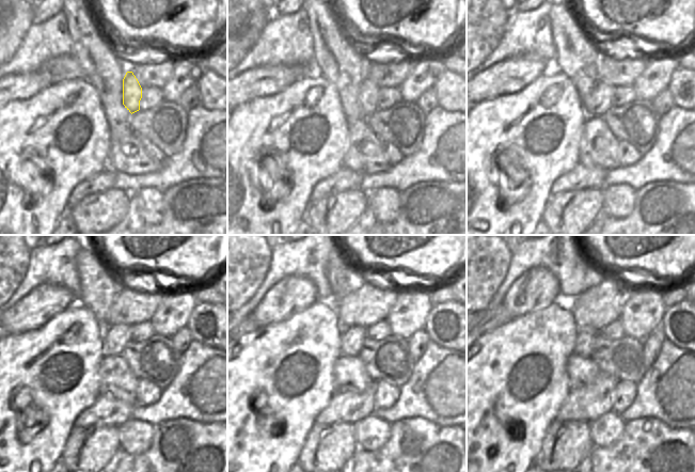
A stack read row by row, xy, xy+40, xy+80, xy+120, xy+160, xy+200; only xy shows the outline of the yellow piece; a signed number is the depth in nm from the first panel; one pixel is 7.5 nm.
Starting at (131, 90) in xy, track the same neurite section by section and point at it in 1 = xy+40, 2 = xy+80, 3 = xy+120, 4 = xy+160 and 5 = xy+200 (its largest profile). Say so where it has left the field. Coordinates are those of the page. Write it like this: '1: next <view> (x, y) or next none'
1: next xy+40 (368, 91)
2: next xy+80 (599, 101)
3: next xy+120 (115, 337)
4: next xy+160 (351, 340)
5: next xy+200 (585, 340)

